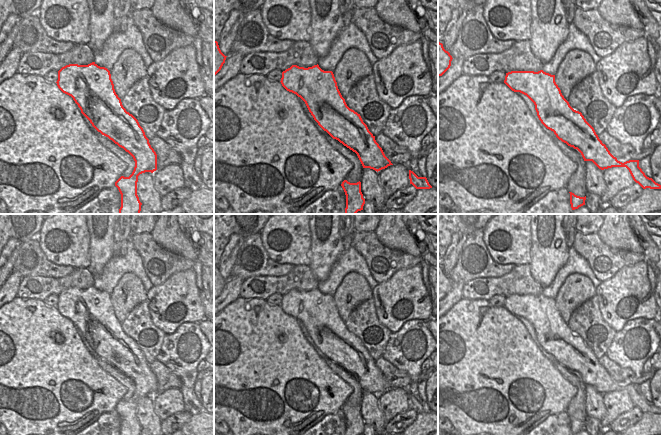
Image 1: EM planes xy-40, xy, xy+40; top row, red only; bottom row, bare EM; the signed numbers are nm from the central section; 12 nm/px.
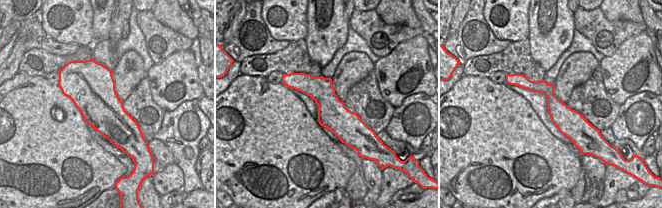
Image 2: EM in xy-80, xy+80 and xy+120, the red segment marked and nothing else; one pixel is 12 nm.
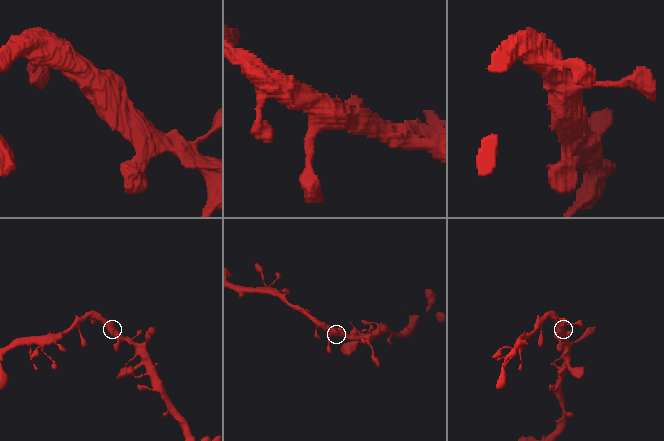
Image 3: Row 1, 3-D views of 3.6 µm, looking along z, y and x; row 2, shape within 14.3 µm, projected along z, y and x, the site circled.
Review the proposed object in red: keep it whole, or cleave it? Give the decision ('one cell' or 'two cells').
one cell

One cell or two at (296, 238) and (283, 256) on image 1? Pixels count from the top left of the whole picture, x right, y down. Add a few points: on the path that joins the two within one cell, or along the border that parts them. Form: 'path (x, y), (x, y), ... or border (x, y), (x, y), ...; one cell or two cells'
path (292, 242), (285, 252); one cell

